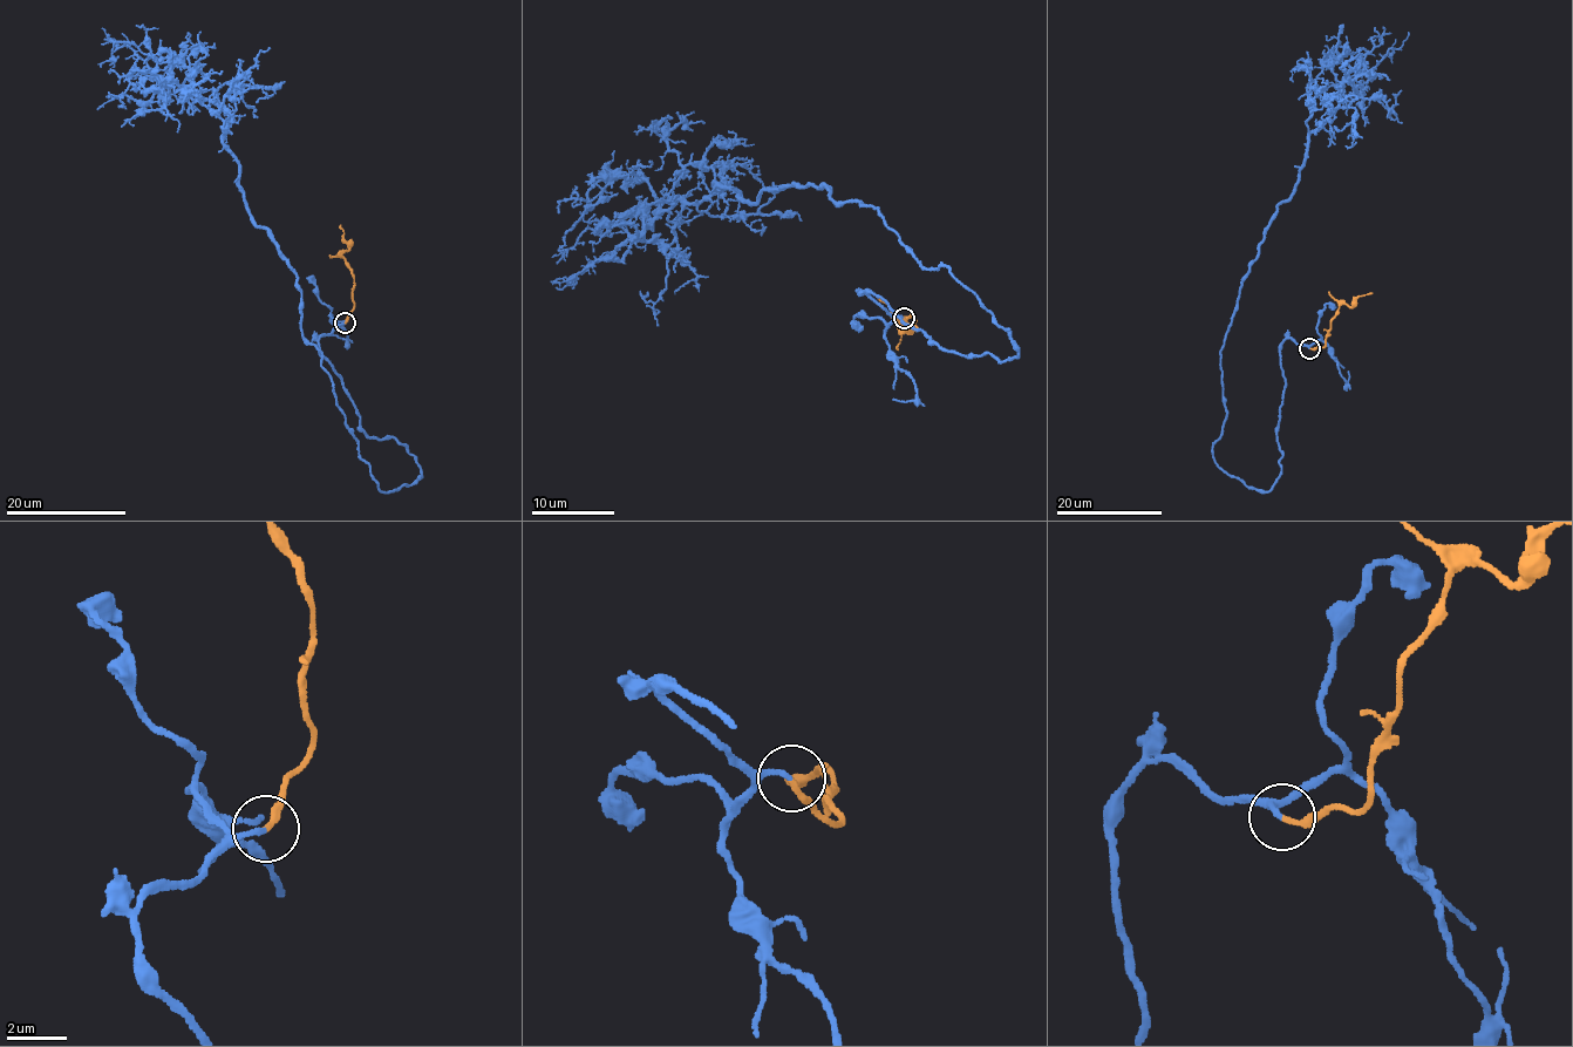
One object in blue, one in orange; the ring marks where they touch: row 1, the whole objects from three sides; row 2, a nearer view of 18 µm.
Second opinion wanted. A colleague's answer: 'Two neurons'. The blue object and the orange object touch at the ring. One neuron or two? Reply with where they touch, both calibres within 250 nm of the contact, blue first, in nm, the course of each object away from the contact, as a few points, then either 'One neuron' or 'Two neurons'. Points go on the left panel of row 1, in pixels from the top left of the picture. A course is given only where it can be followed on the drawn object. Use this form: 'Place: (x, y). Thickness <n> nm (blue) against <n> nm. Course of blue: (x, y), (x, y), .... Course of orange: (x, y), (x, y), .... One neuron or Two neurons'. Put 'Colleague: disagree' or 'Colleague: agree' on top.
Colleague: disagree
Place: (345, 323). Thickness 160 nm (blue) against 190 nm. Course of blue: (345, 323), (322, 358), (359, 428), (419, 466), (397, 491), (302, 335), (227, 116), (102, 28). Course of orange: (345, 323), (353, 307), (354, 277), (341, 257), (348, 247), (340, 225). One neuron

